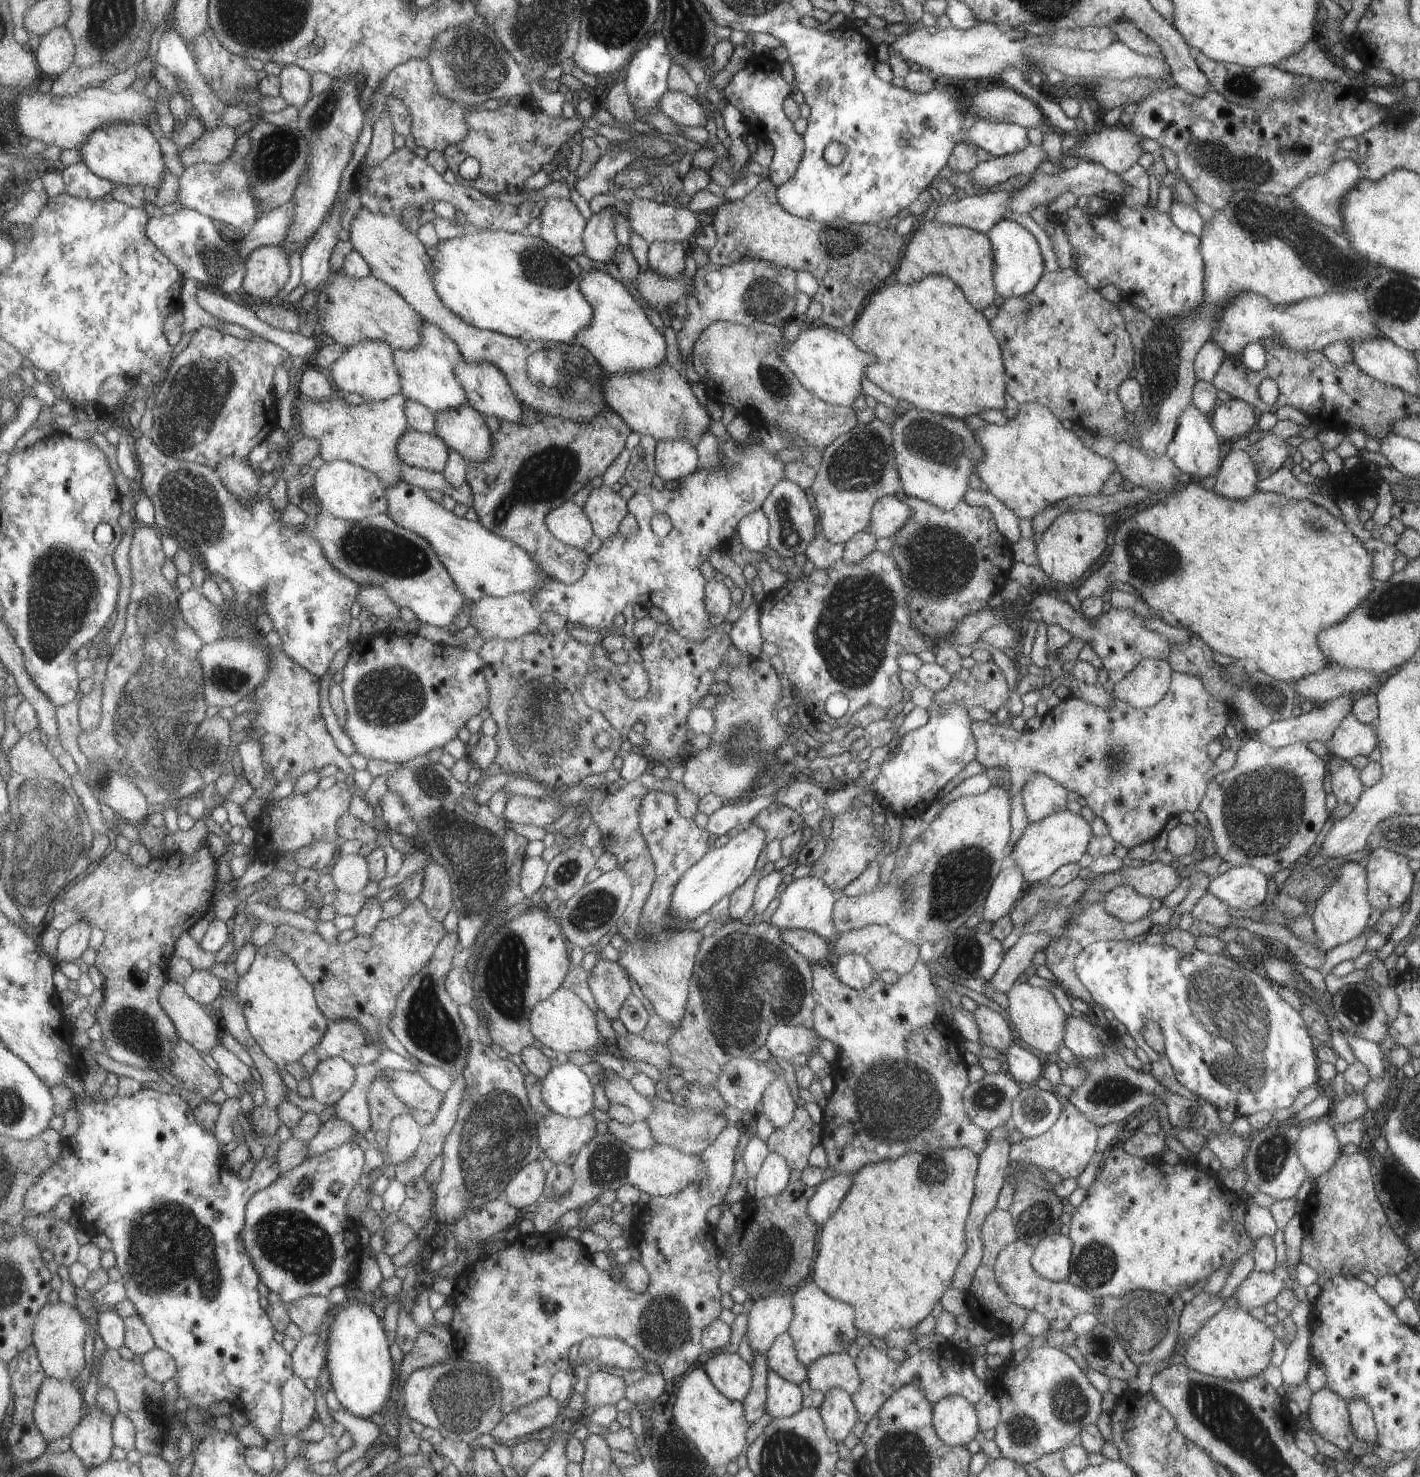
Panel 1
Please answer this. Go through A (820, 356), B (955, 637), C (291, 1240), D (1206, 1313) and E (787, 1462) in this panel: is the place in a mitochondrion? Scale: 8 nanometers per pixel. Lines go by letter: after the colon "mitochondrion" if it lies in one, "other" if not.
A: other
B: other
C: mitochondrion
D: other
E: mitochondrion

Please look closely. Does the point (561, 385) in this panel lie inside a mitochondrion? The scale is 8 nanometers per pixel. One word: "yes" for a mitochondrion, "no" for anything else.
yes

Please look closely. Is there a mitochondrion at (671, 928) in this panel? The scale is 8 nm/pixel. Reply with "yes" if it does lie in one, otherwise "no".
no

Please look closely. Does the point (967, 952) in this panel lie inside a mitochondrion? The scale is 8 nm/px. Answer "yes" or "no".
yes

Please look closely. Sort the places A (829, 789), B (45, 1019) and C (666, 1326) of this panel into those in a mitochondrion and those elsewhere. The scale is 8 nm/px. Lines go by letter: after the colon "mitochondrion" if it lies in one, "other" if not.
A: other
B: other
C: mitochondrion

